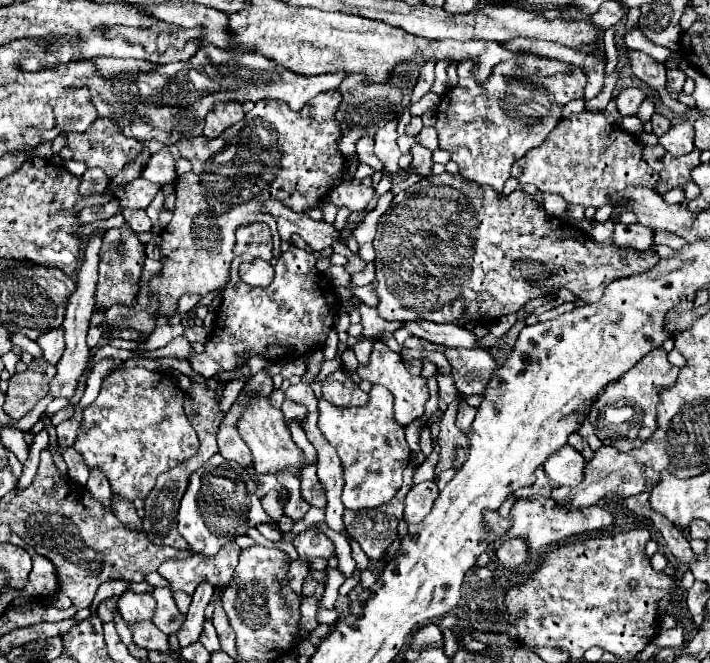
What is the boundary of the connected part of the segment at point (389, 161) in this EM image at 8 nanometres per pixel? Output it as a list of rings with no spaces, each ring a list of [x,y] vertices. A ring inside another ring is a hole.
[[[396,120],[388,122],[384,128],[378,128],[378,132],[376,132],[374,138],[376,138],[376,142],[374,142],[374,154],[384,164],[382,180],[376,186],[376,195],[380,197],[380,194],[384,194],[392,186],[390,176],[394,172],[398,172],[400,150],[398,150],[398,144],[396,144],[396,138],[398,138],[398,134],[396,134]]]

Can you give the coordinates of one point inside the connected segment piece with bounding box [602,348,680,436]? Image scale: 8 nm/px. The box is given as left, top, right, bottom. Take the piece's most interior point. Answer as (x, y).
(640, 386)

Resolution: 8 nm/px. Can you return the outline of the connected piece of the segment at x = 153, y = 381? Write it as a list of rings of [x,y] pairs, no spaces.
[[[116,370],[104,378],[98,398],[84,410],[74,448],[84,456],[88,468],[102,468],[112,492],[128,500],[144,498],[158,474],[196,454],[198,436],[184,416],[182,400],[184,392],[166,372]]]

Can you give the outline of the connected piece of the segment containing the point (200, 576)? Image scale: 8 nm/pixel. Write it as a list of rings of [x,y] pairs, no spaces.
[[[232,542],[220,548],[220,552],[211,558],[202,554],[192,554],[190,558],[184,560],[164,560],[158,568],[158,574],[170,582],[172,592],[182,590],[186,594],[194,594],[200,582],[216,579],[222,580],[209,581],[214,588],[219,586],[226,588],[238,564],[238,554],[240,546]]]

